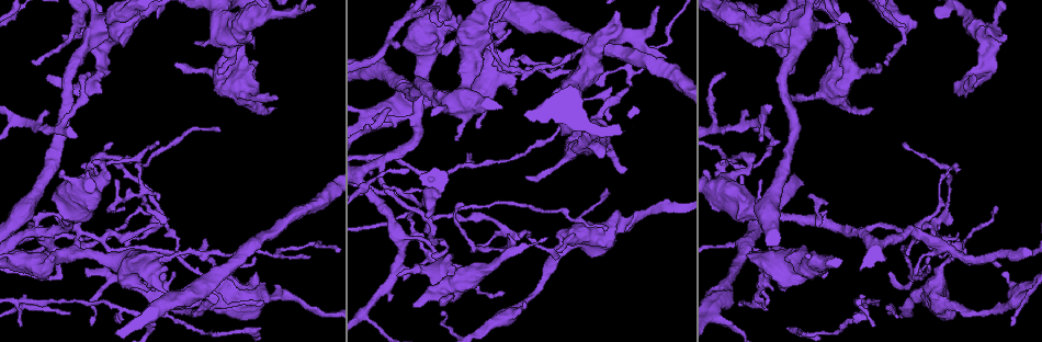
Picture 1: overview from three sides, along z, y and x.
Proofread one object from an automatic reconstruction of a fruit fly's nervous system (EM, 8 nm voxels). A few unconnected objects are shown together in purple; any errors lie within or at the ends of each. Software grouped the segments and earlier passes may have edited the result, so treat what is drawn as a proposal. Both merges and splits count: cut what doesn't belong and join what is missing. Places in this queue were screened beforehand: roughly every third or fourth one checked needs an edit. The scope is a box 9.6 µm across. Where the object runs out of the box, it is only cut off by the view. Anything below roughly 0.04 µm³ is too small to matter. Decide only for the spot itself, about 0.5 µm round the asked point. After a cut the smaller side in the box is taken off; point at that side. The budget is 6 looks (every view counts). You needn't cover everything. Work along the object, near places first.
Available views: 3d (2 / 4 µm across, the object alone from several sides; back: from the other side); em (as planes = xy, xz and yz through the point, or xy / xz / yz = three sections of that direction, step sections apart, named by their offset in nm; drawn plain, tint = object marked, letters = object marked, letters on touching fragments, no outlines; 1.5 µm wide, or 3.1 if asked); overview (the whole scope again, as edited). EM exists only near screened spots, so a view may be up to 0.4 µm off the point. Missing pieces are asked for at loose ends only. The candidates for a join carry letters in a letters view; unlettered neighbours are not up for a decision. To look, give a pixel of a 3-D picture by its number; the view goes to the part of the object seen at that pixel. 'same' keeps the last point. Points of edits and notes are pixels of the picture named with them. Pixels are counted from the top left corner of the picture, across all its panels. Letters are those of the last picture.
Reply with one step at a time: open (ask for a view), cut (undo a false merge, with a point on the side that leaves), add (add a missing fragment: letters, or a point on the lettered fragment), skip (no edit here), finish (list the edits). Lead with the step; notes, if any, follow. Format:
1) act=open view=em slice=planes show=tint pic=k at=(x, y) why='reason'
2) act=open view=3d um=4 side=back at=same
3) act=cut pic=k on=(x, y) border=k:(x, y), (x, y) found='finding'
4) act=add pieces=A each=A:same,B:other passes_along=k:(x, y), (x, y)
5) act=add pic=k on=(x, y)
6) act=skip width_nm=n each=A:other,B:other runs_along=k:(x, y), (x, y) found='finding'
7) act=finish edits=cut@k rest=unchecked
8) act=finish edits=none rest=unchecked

act=open view=em slice=planes show=letters pic=1 at=(48, 76) why='branch stops here'

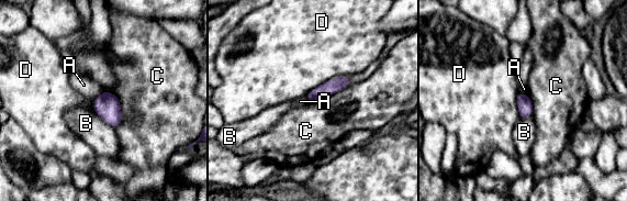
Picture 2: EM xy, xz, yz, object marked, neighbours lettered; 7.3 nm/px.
act=skip longest_contact=D:360nm each=A:other,B:other,C:other,D:other runs_along=2:(347, 78), (315, 95), (310, 100) found='none of them fits'

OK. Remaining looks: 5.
act=open view=3d um=2 pic=1 at=(723, 73) why='tapers out'

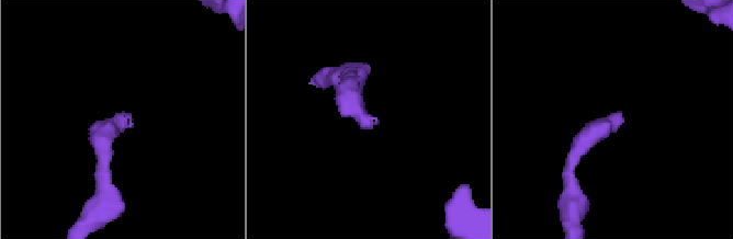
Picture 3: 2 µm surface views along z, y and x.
act=open view=em slice=xz step=8 show=letters pic=3 at=(378, 124)

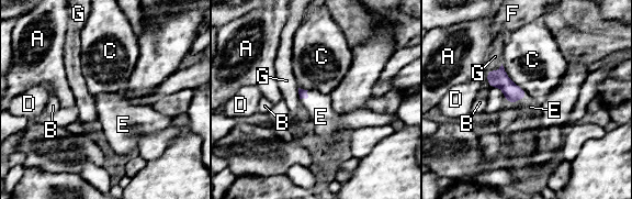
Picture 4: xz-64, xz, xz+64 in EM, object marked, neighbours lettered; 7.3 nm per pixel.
act=open view=em slice=planes show=letters at=same

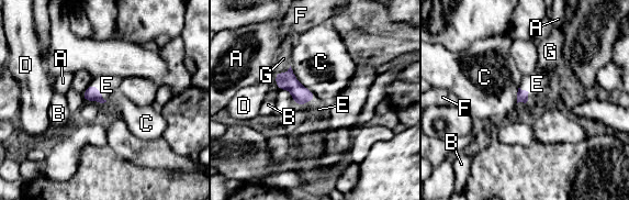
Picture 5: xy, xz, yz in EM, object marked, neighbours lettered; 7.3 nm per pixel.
act=add pieces=E each=A:other,B:other,C:other,D:other,E:same,F:other,G:other passes_along=5:(91, 92), (98, 90), (107, 85) found='the neuron continues'

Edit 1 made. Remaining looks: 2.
act=finish edits=add@5 rest=unchecked

